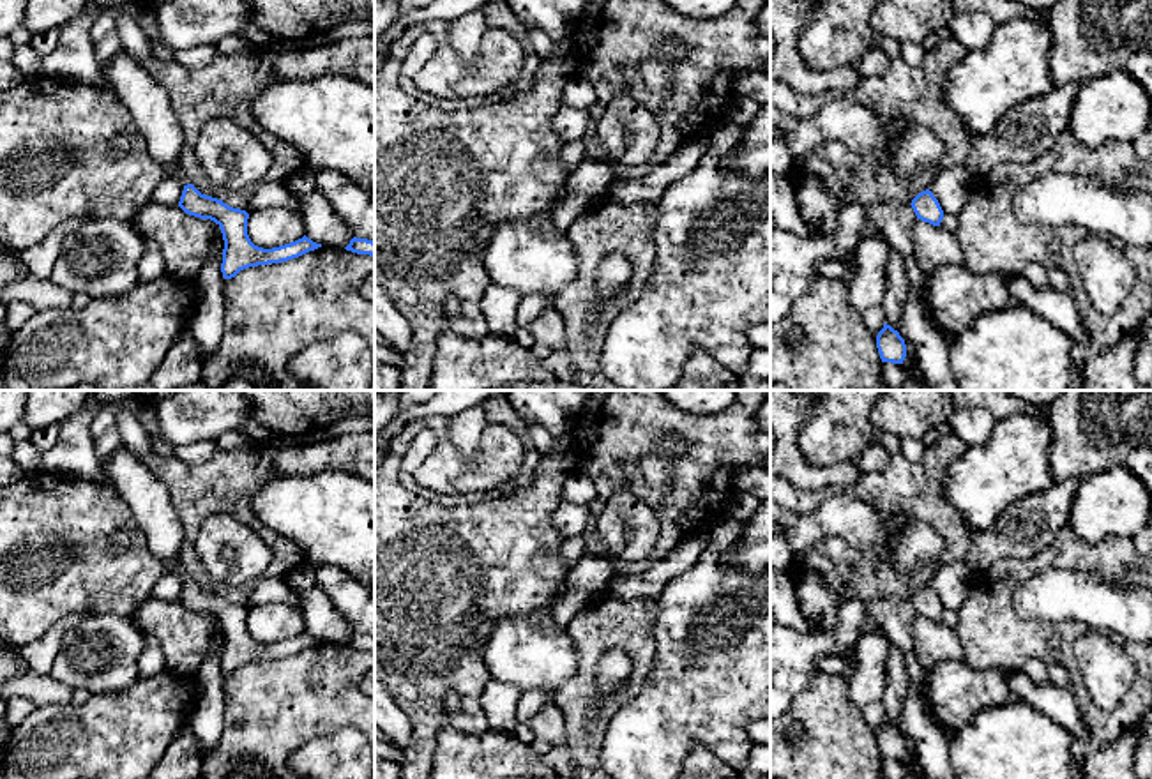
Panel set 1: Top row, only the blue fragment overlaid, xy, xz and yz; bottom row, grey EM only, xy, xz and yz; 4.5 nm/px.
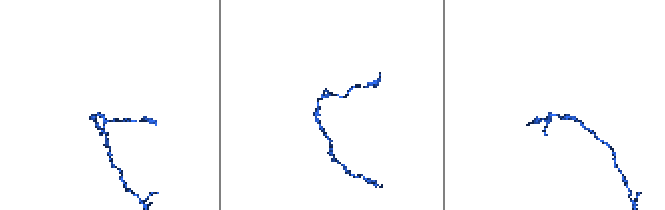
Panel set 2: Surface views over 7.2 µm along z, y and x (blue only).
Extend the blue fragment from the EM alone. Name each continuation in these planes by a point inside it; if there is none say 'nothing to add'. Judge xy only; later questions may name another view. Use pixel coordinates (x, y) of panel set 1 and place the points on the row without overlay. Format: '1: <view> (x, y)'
1: xy (147, 497)

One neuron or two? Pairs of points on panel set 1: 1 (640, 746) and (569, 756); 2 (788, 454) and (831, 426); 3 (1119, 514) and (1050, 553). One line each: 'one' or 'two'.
1: two
2: two
3: two

